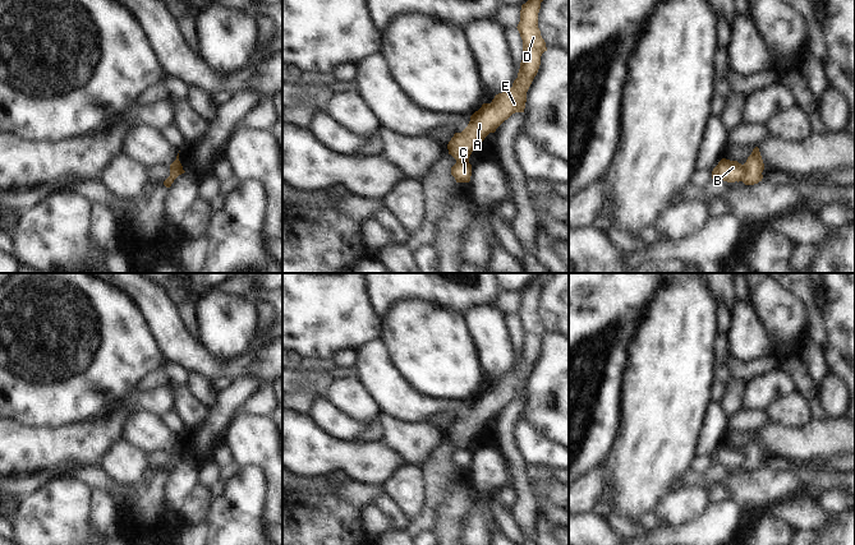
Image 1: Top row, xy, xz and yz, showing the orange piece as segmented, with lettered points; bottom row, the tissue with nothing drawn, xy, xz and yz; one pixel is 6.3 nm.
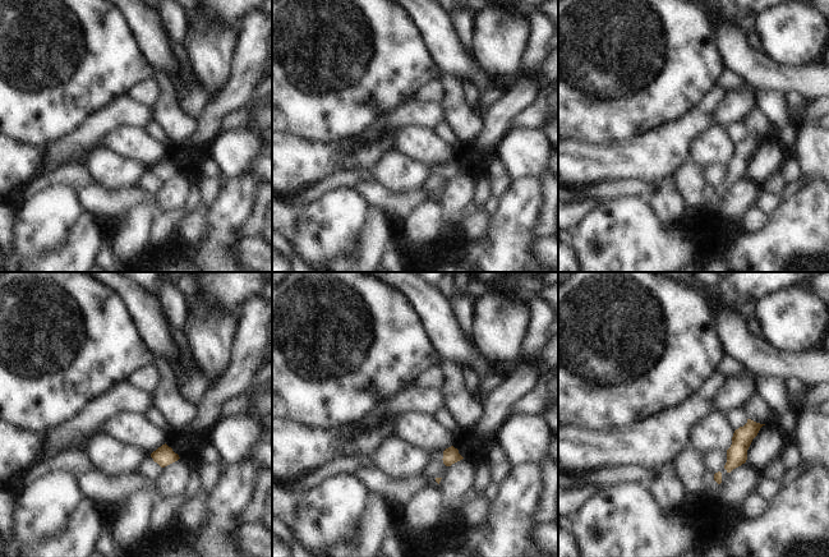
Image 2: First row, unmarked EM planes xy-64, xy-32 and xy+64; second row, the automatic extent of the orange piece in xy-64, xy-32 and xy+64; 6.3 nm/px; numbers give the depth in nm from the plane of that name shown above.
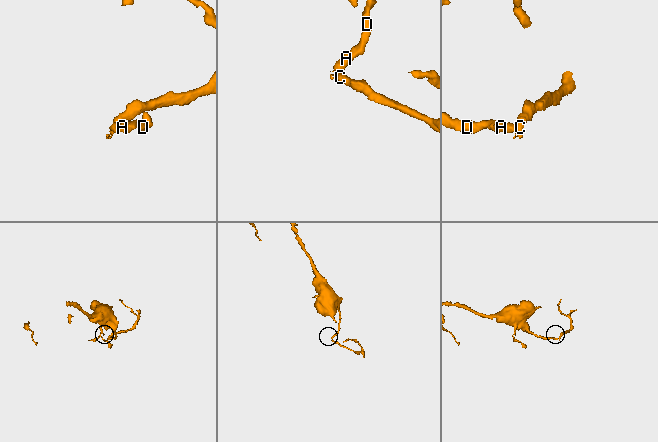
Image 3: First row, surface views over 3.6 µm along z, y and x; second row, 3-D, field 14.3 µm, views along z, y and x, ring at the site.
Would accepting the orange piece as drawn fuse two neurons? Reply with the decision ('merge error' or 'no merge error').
merge error

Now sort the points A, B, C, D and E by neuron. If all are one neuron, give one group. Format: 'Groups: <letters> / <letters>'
Groups: A B D E / C.

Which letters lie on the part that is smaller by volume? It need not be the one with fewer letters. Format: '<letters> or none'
C

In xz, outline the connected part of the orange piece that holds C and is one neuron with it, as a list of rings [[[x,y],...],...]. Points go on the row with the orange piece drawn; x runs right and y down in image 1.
[[[456,162],[451,167],[451,175],[456,183],[469,183],[472,176],[472,165],[469,162]]]

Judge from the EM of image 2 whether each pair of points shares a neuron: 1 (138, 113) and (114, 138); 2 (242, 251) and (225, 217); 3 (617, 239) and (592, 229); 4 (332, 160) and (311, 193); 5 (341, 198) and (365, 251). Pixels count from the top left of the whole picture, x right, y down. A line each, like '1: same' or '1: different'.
1: different
2: different
3: same
4: different
5: different

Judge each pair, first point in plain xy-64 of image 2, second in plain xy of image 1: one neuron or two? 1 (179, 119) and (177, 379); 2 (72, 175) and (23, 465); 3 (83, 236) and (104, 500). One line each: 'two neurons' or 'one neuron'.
1: one neuron
2: two neurons
3: one neuron

